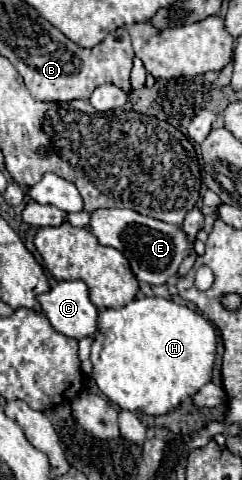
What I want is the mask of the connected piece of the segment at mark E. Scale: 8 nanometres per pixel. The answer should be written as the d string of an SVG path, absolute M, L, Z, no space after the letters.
M113 207L113 209L93 211L89 231L99 239L101 245L115 247L117 251L121 251L129 259L135 277L151 285L167 283L169 277L177 275L181 261L187 255L195 253L193 241L181 227L139 215L137 211L131 211L131 209Z

